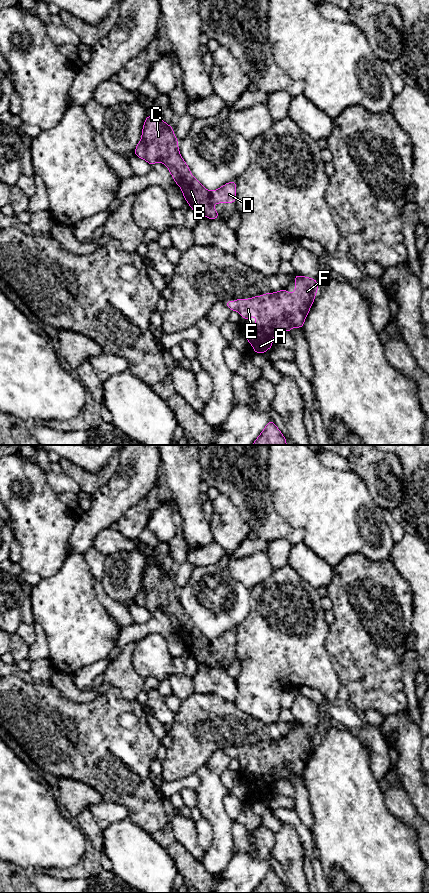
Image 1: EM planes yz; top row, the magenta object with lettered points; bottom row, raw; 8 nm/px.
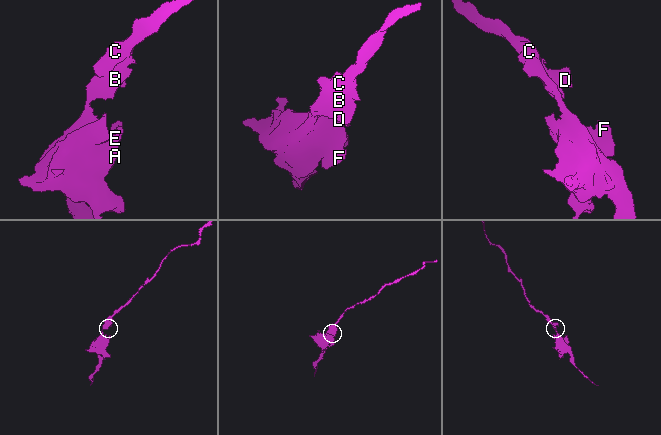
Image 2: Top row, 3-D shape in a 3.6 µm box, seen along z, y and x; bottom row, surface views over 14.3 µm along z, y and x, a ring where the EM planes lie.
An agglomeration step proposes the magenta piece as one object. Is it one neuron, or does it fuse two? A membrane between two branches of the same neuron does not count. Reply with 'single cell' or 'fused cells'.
single cell

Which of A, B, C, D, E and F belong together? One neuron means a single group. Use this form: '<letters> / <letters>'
A B C D E F

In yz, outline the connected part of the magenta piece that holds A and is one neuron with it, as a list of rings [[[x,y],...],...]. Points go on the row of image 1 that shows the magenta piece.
[[[295,274],[294,294],[282,289],[251,299],[226,300],[225,303],[231,311],[238,311],[243,319],[256,315],[256,328],[247,329],[244,335],[253,345],[252,349],[263,354],[274,347],[272,340],[277,332],[290,332],[293,327],[303,328],[317,291],[316,279]]]

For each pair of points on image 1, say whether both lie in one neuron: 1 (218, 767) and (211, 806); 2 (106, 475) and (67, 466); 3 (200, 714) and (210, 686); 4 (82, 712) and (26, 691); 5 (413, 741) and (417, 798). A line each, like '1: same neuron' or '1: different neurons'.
1: different neurons
2: same neuron
3: different neurons
4: same neuron
5: same neuron

